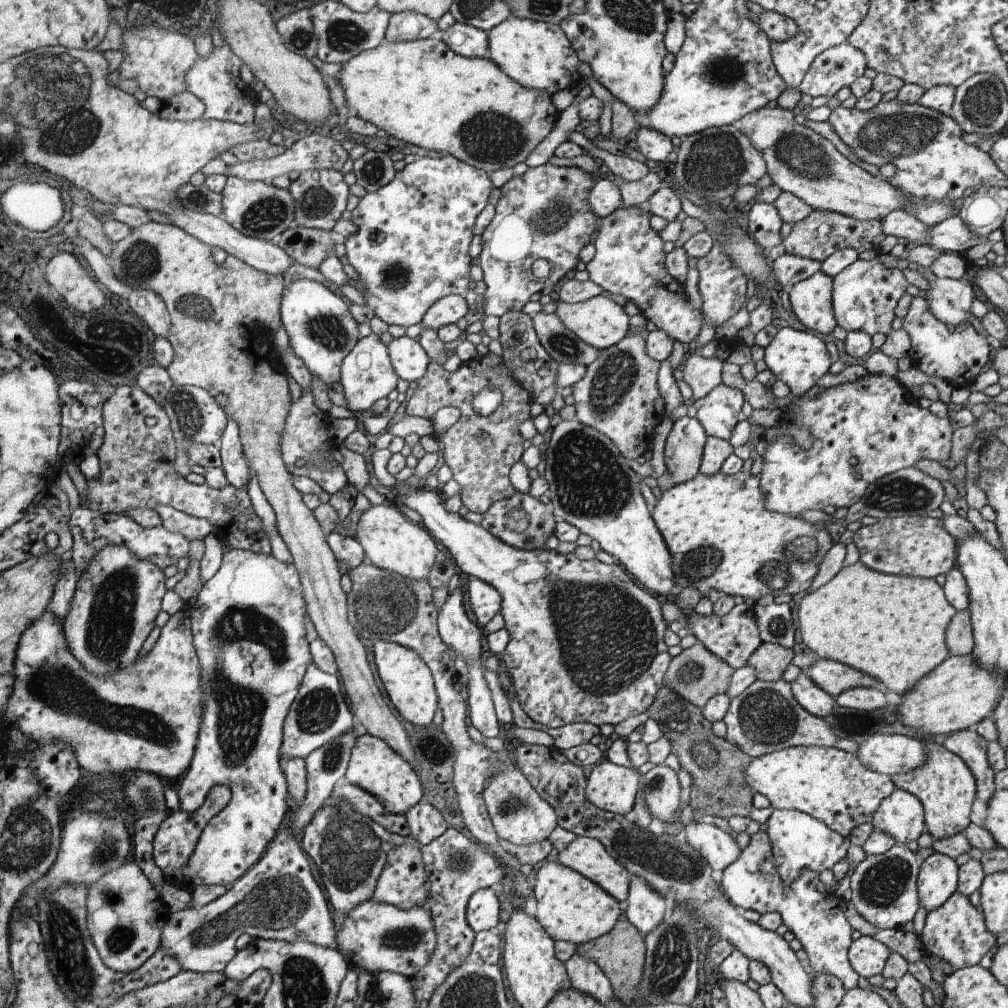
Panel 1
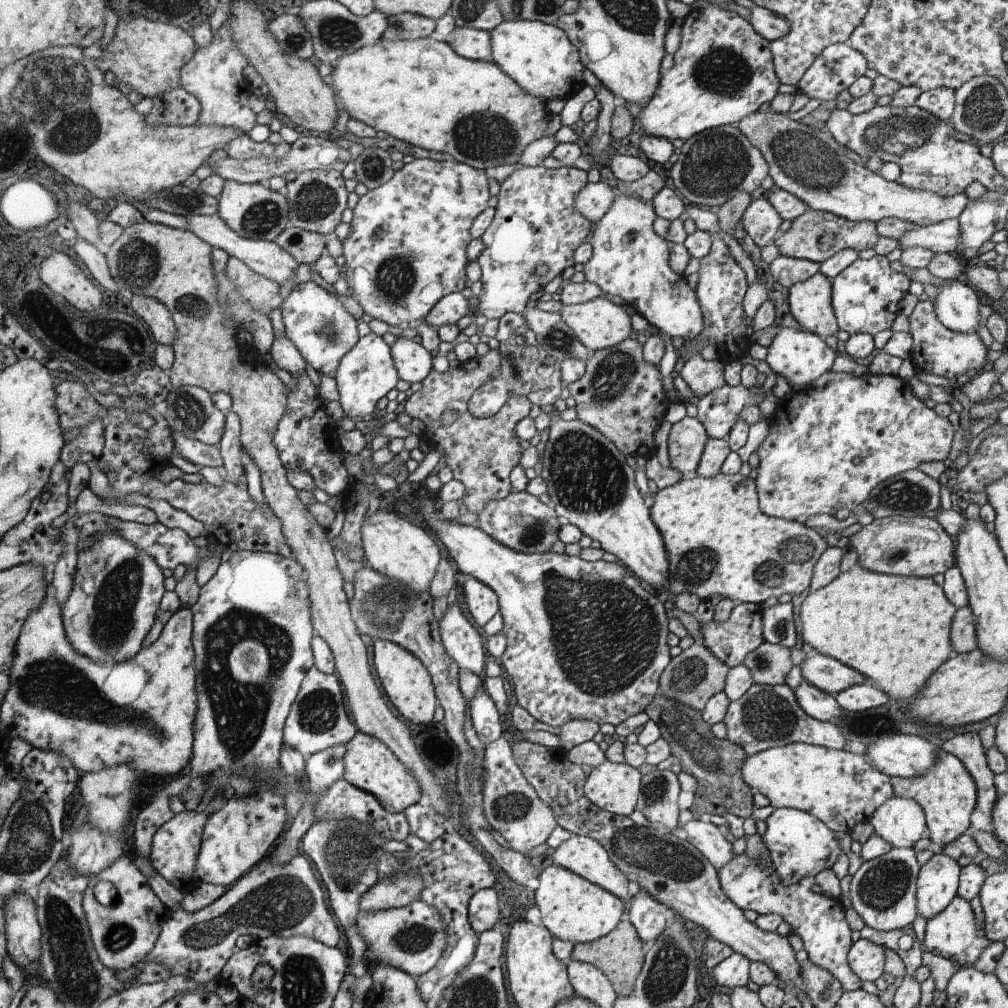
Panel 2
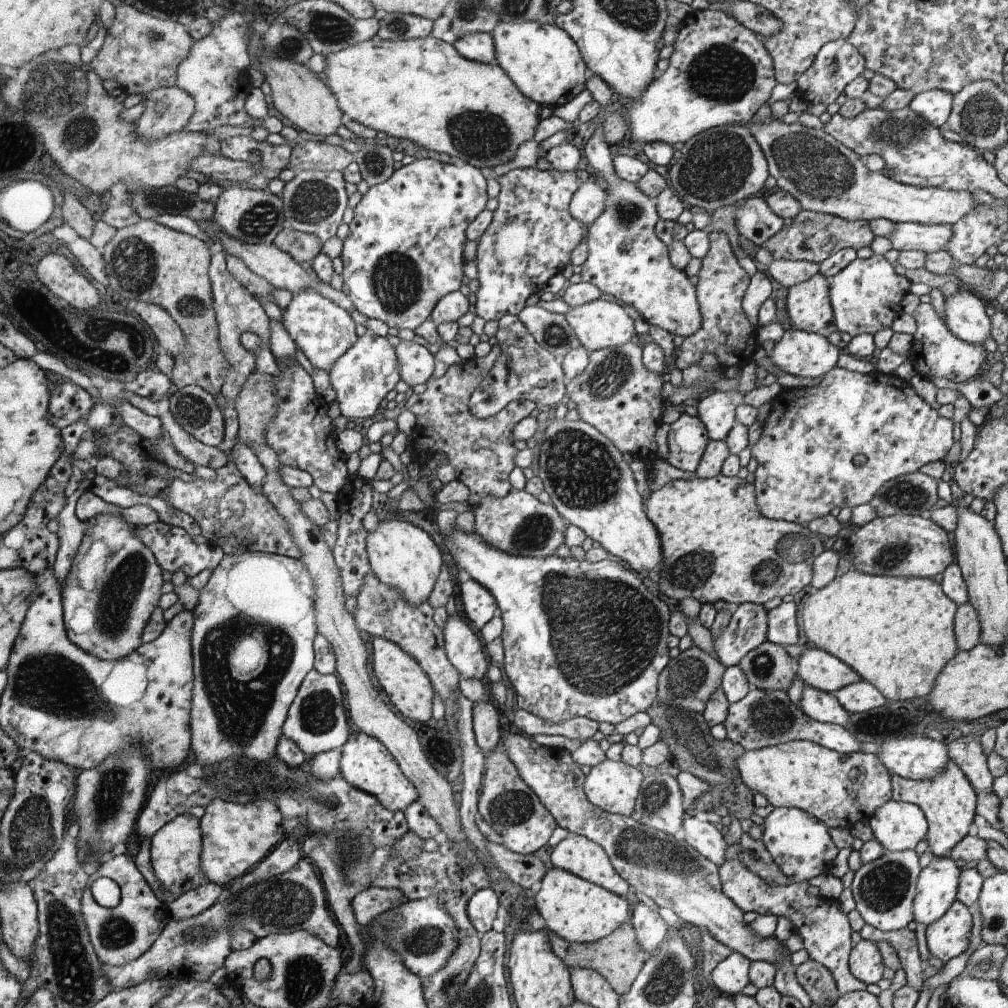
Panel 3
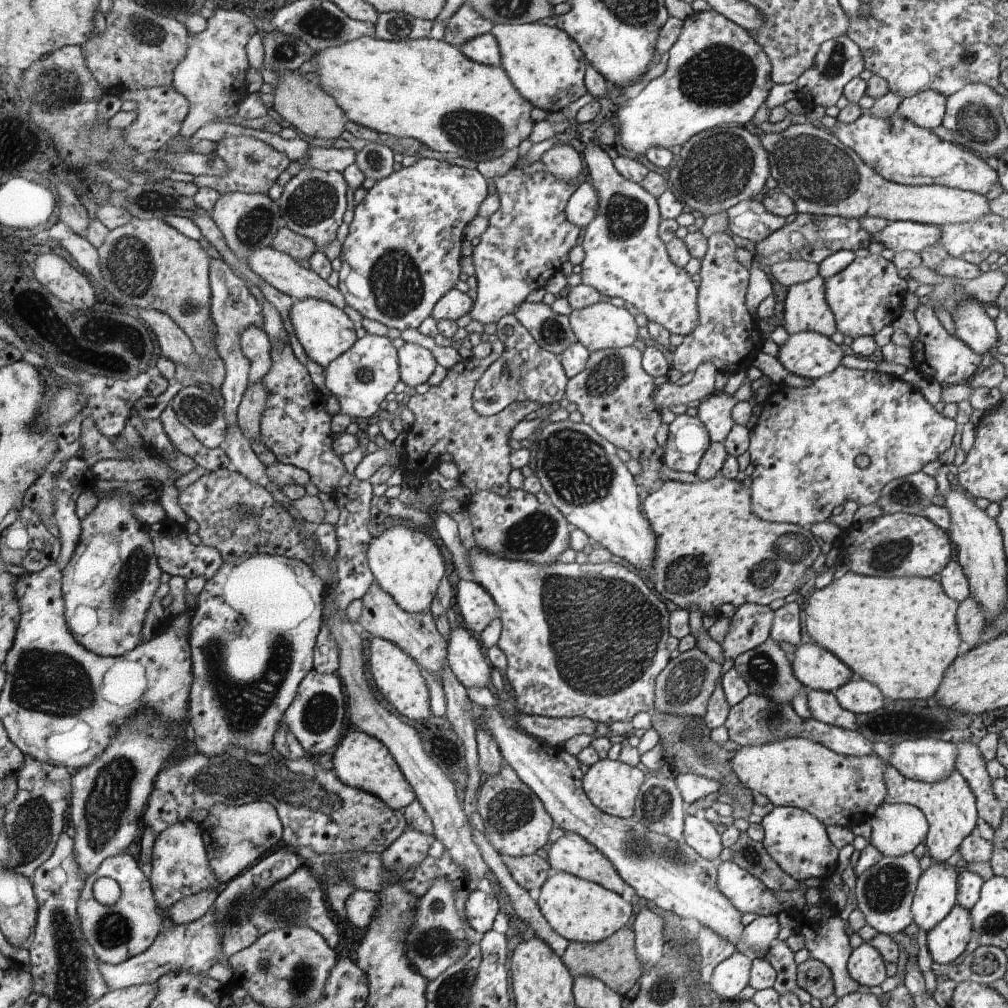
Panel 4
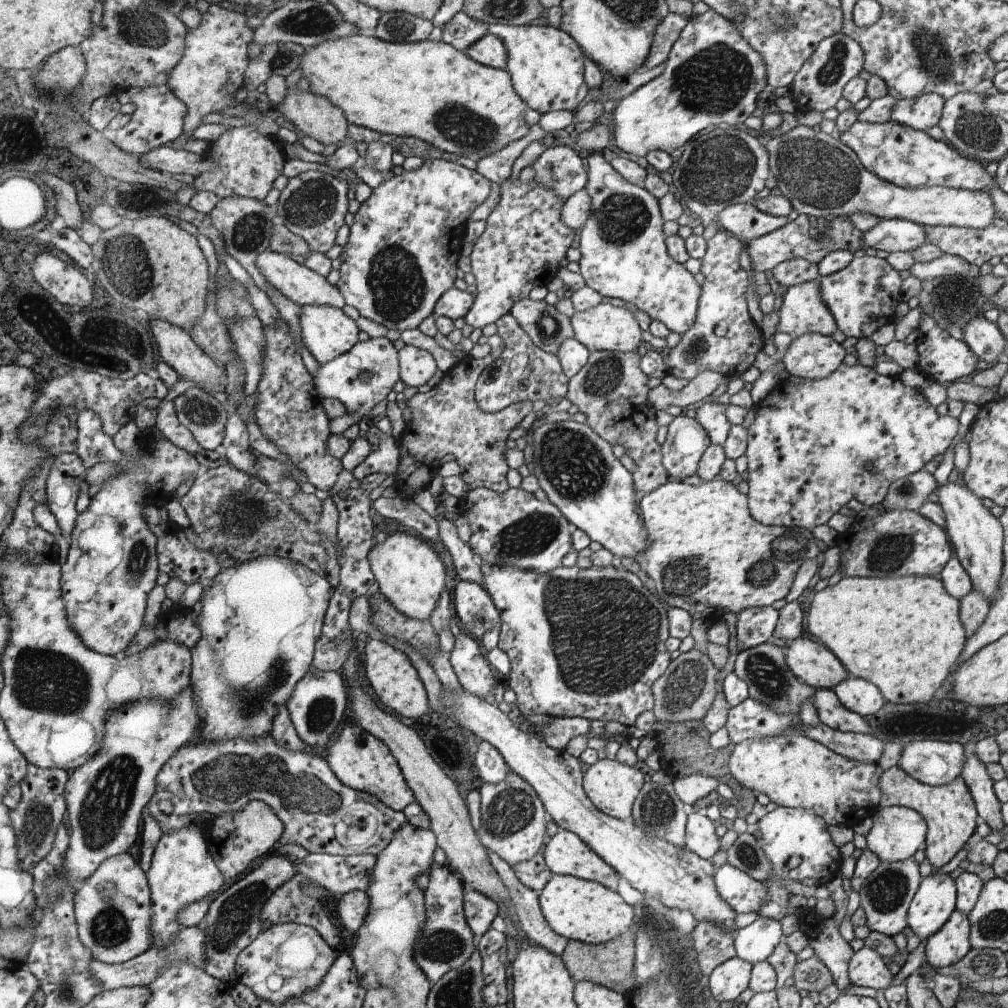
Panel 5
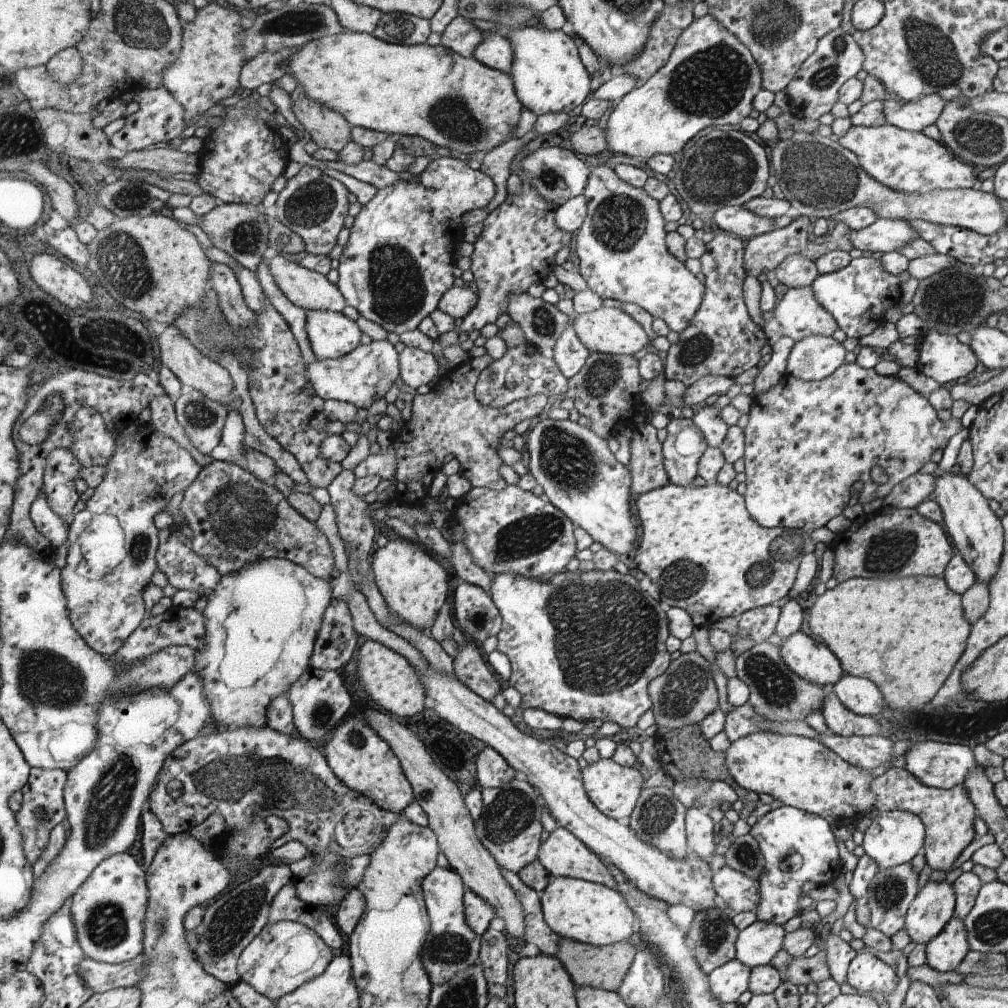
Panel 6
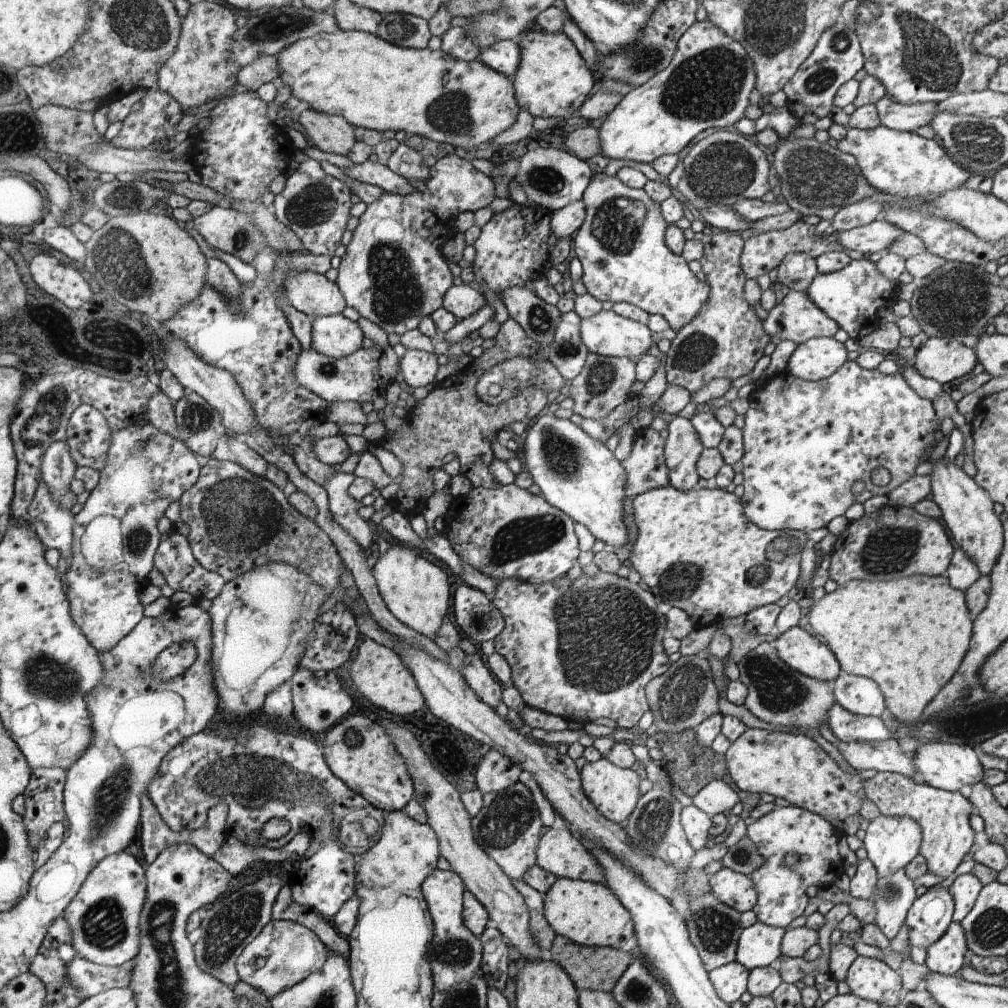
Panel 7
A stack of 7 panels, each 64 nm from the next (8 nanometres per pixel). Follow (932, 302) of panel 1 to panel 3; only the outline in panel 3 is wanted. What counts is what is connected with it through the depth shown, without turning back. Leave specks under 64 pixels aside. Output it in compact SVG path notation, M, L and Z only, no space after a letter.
M966 286L958 288L946 302L947 328L961 340L983 347L991 337L991 318L985 310L985 302Z

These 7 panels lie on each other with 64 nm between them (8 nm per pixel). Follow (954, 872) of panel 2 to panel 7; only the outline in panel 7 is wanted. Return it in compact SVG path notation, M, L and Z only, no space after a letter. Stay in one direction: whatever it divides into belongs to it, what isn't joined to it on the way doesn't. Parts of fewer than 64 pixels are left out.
M933 886L916 898L908 910L905 925L908 927L909 944L928 948L946 934L953 920L955 902L948 888Z

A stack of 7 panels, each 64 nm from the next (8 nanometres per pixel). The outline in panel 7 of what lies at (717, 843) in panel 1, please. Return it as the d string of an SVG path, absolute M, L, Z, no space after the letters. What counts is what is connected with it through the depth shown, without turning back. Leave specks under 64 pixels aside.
M690 805L681 810L681 822L686 838L695 852L702 850L702 848L708 848L708 844L706 844L708 830L714 824L709 814Z

